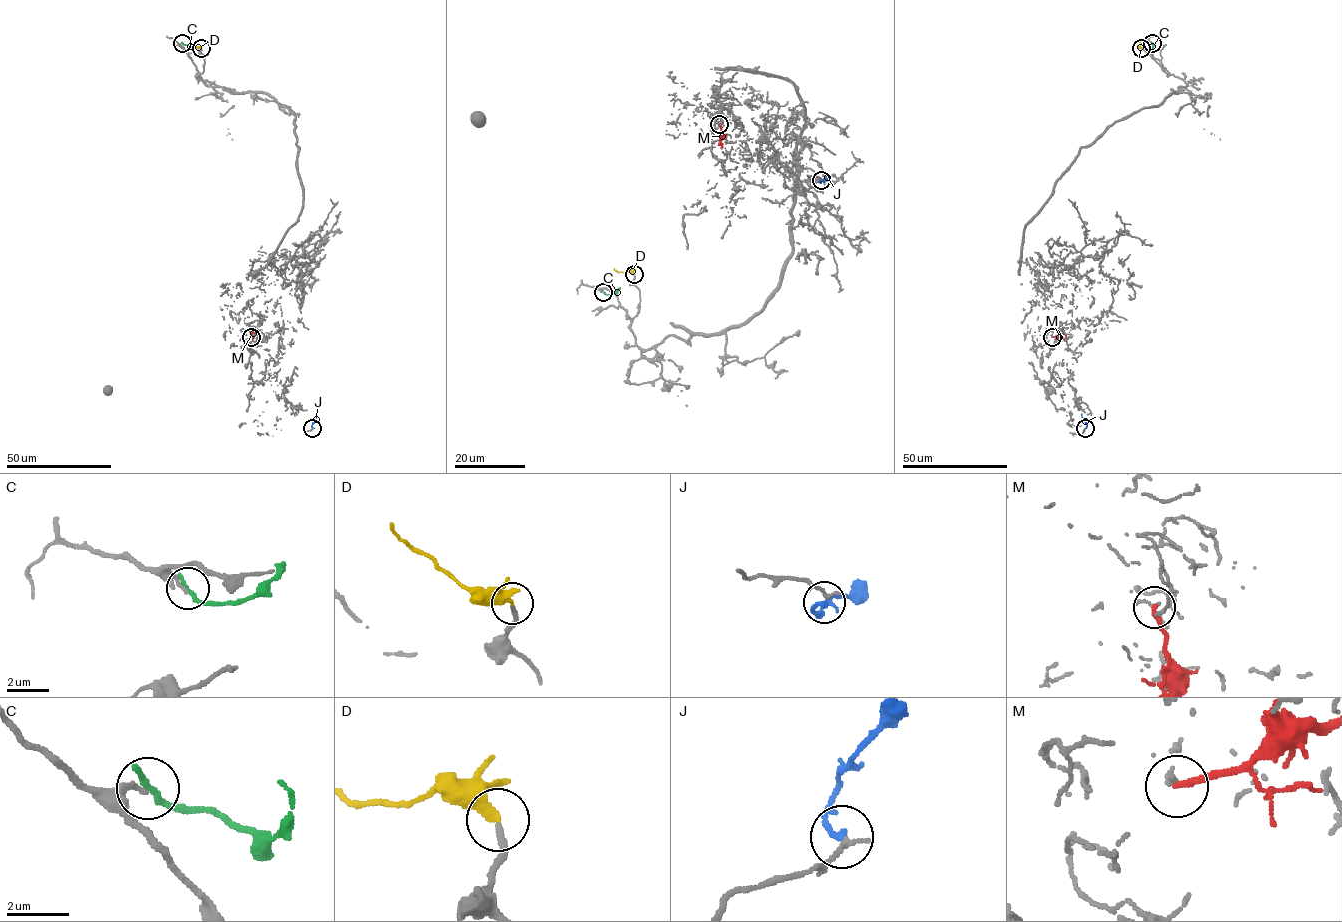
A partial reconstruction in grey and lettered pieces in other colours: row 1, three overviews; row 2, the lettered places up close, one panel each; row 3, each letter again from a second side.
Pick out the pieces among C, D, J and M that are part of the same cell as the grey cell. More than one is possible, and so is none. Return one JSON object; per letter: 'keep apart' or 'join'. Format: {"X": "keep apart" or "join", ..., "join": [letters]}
{"C": "keep apart", "D": "join", "J": "join", "M": "keep apart", "join": ["D", "J"]}

